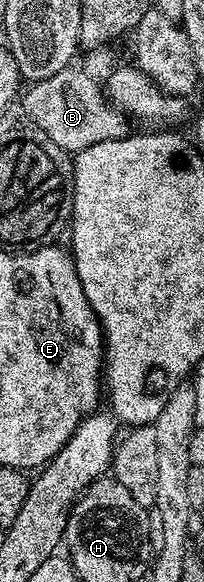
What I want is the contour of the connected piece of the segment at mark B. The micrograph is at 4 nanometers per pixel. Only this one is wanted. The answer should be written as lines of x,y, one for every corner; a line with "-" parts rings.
69,65
54,73
54,77
37,79
29,87
32,88
22,95
23,114
63,151
75,153
98,145
98,141
114,141
129,134
129,120
123,111
112,106
105,88
101,84
99,87
86,72
75,71
75,66

